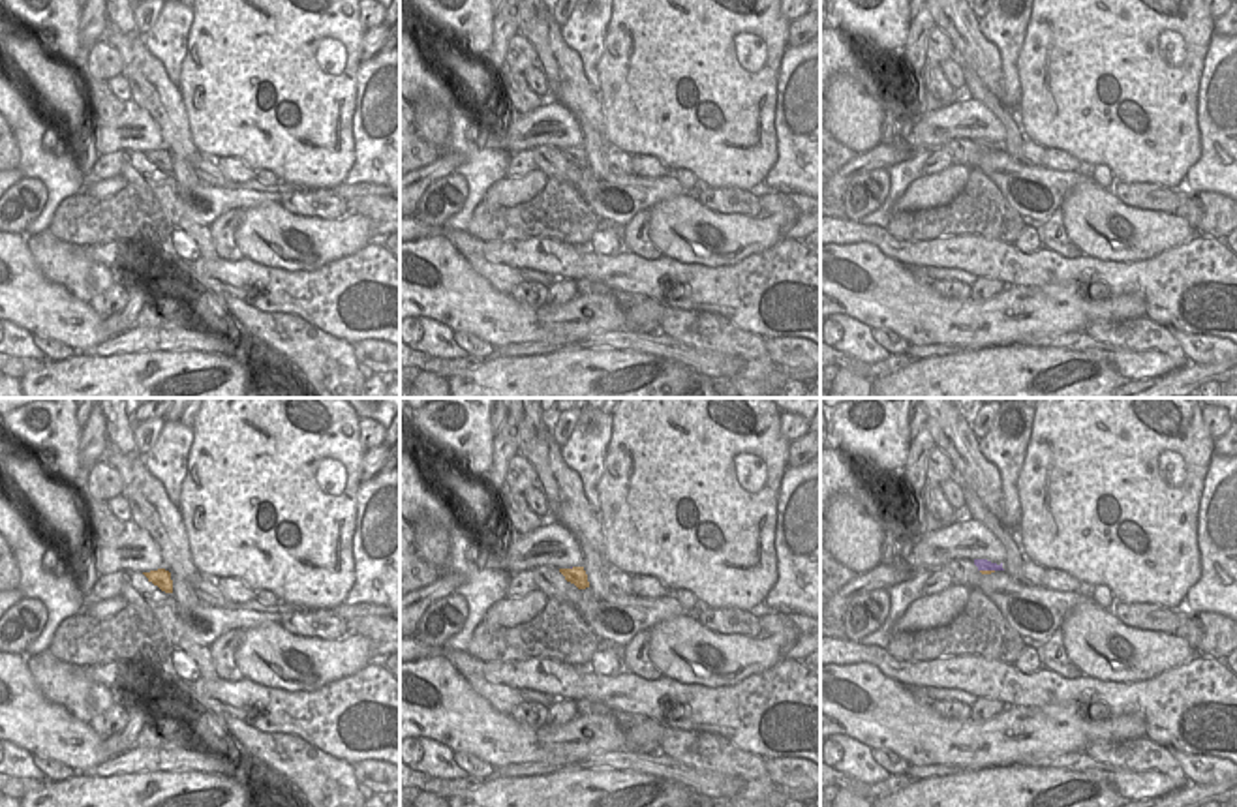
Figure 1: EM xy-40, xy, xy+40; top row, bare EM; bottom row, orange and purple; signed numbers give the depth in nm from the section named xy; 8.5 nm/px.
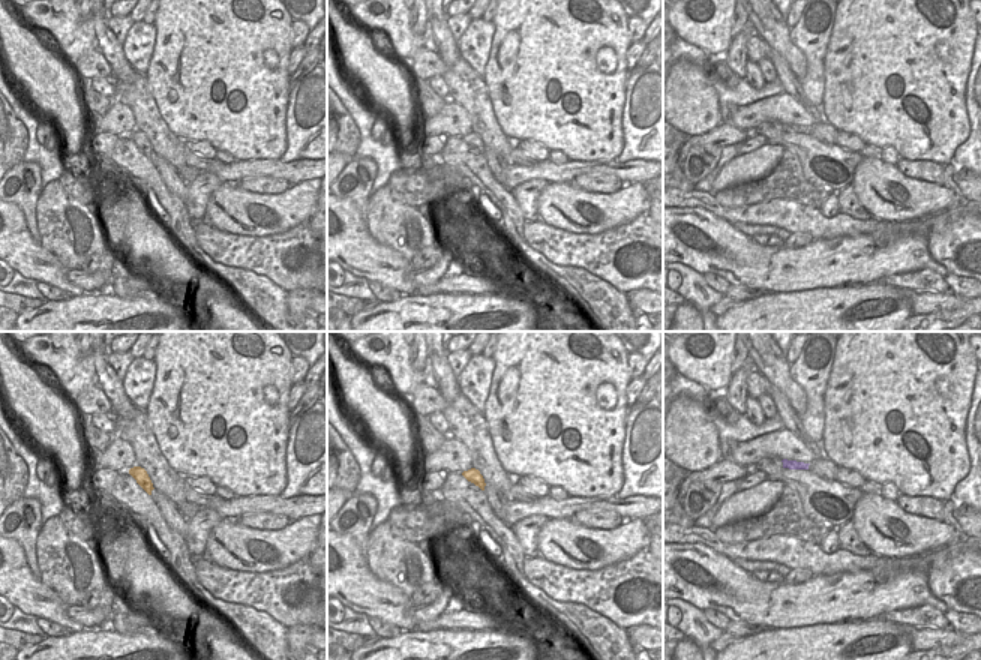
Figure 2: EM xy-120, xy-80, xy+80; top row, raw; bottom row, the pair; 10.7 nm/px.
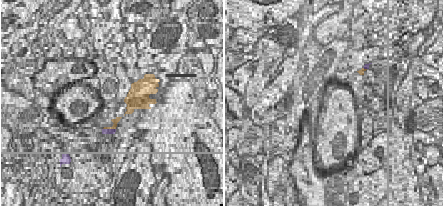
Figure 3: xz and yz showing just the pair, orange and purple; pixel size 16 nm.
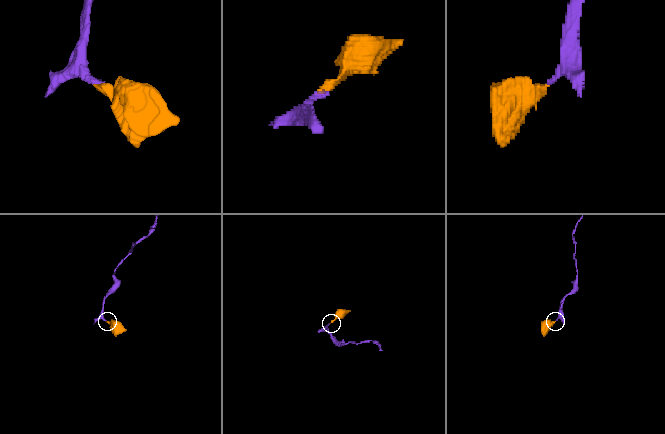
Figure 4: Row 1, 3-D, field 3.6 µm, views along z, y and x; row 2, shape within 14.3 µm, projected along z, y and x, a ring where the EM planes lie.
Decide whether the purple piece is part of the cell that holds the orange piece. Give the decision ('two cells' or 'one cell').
one cell

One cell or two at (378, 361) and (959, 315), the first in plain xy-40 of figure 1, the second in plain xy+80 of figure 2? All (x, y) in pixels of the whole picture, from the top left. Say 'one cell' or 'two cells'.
two cells

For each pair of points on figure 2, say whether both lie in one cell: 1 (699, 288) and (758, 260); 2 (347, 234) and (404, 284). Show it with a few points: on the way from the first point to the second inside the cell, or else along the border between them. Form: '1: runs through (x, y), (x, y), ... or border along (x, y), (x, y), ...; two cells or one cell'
1: border along (678, 261), (702, 275); two cells
2: runs through (360, 248), (375, 263), (390, 270); one cell

